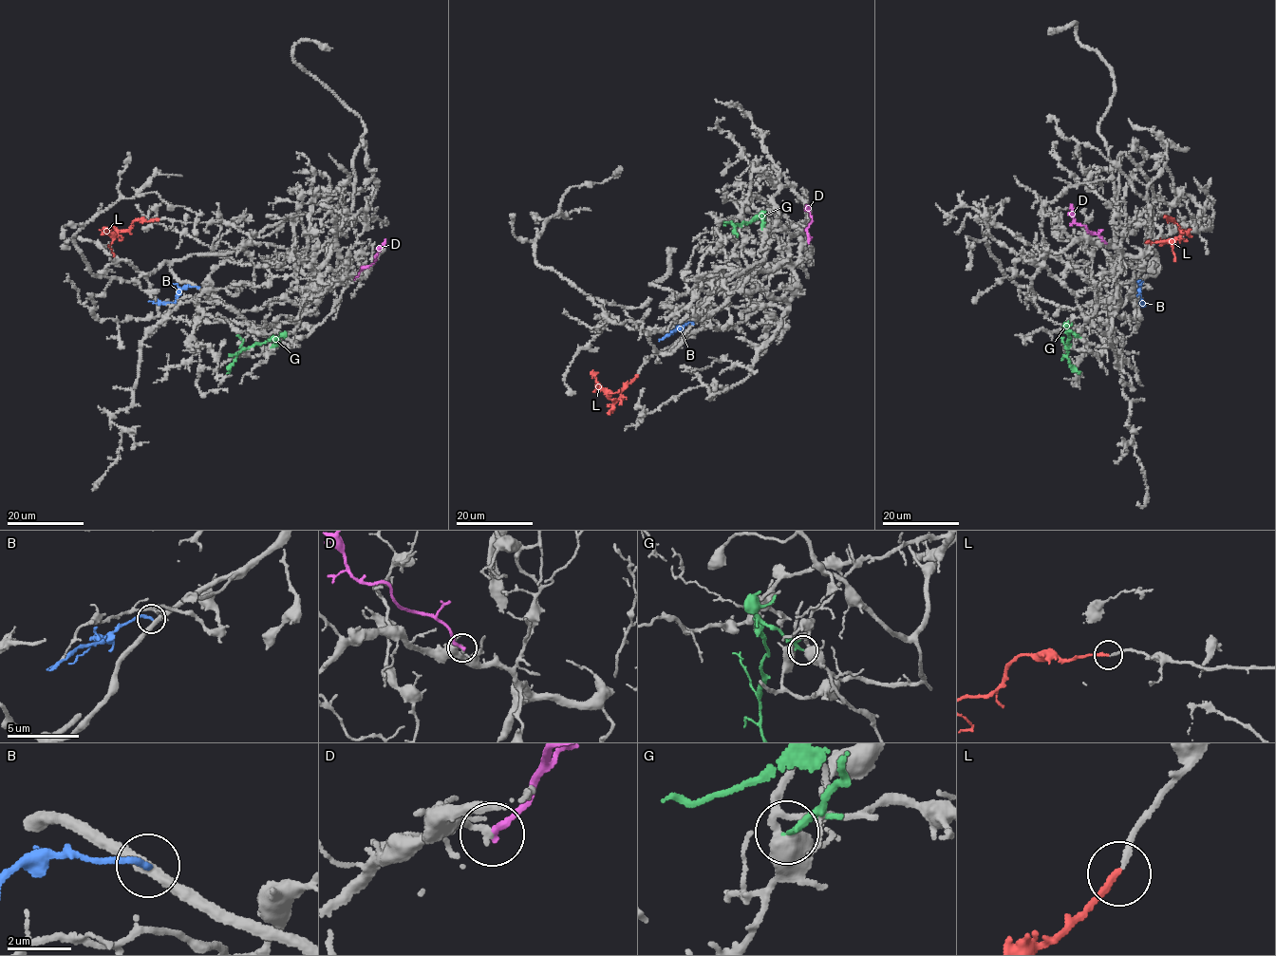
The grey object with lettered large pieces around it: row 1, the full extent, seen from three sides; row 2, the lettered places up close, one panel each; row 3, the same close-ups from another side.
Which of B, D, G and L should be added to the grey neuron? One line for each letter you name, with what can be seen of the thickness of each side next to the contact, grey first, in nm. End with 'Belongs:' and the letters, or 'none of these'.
L: 150/200 nm
Belongs: L

